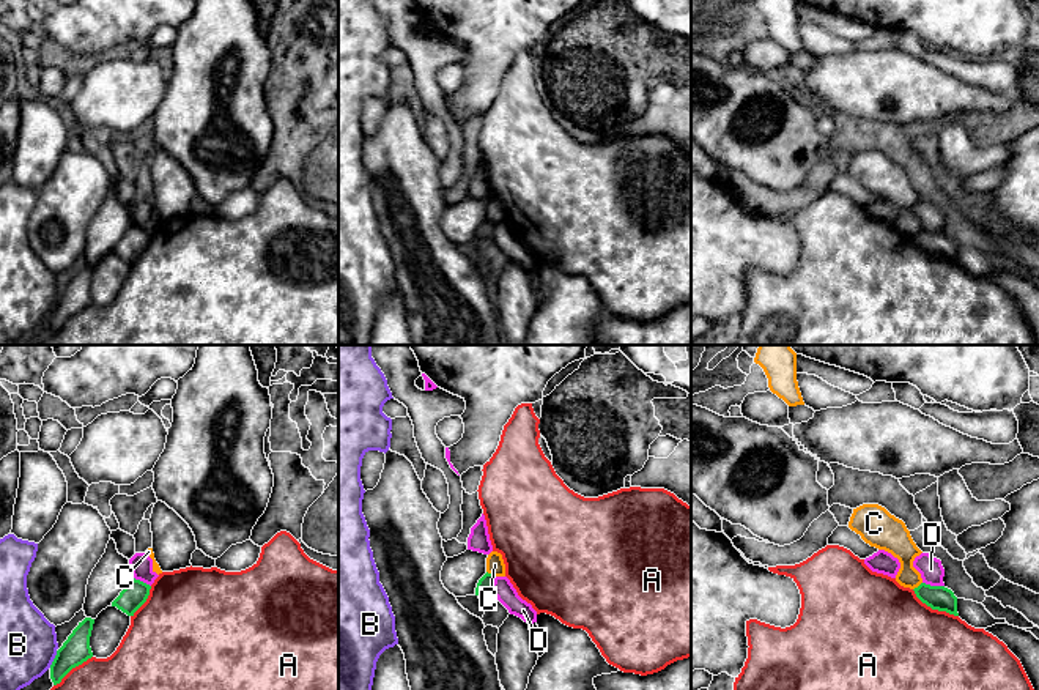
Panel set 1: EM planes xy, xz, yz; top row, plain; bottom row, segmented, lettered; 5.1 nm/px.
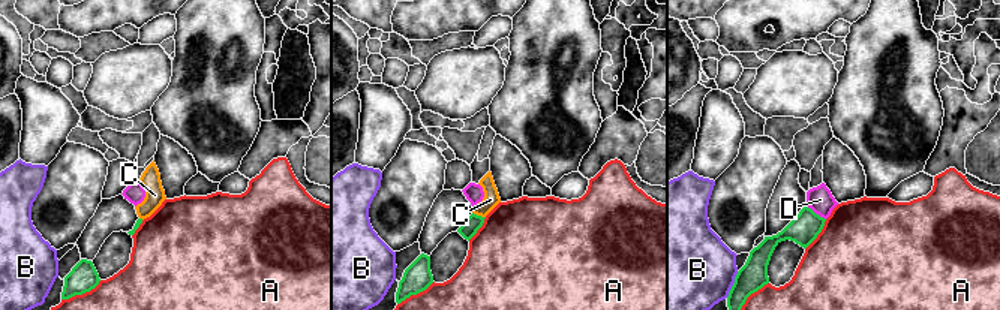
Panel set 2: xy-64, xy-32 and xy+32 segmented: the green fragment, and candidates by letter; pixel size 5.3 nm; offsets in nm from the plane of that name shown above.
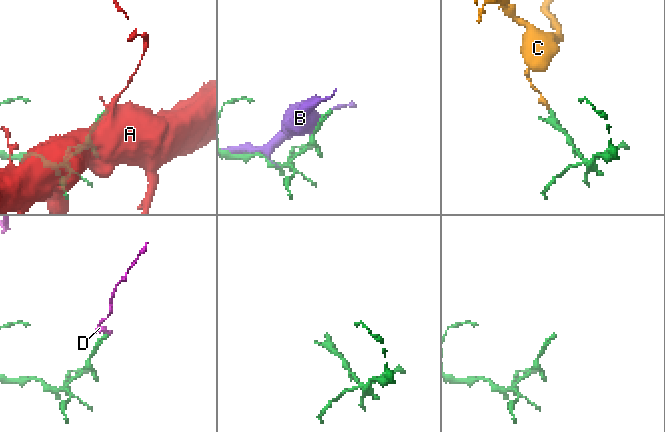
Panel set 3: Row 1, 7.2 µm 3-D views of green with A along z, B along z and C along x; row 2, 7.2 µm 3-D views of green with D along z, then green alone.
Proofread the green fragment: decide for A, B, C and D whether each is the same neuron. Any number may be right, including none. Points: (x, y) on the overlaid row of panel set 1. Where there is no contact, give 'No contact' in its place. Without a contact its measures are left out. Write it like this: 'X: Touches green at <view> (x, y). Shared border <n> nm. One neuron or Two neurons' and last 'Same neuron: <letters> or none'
A: Touches green at yz (934, 608). Shared border 280 nm. Two neurons
B: Touches green at xy (54, 659). Shared border 100 nm. Two neurons
C: Touches green at xz (491, 574). Shared border 60 nm. Two neurons
D: Touches green at yz (934, 586). Shared border 110 nm. Two neurons
Same neuron: none

